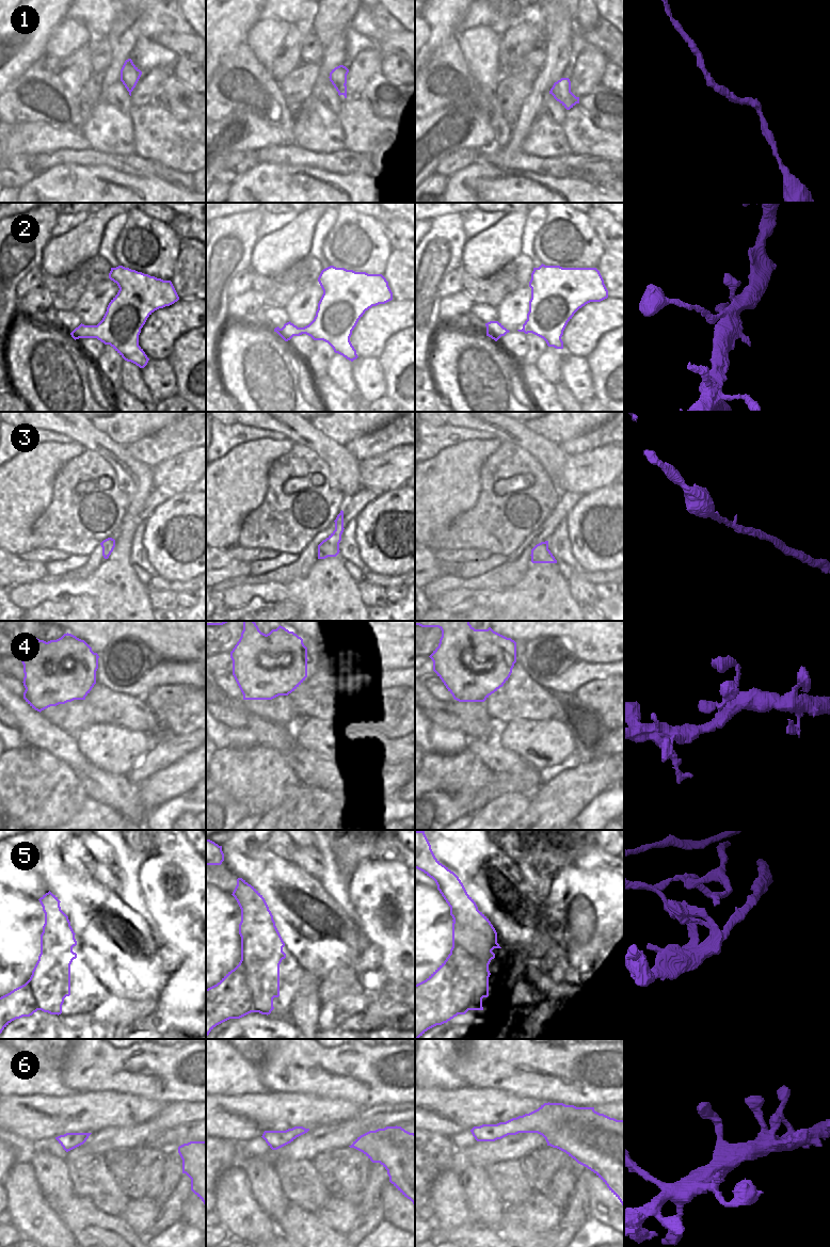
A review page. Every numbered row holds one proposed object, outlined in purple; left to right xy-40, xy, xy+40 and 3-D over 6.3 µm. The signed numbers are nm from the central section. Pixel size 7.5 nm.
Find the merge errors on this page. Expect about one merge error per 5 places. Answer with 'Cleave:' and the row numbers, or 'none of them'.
Cleave: 5.

